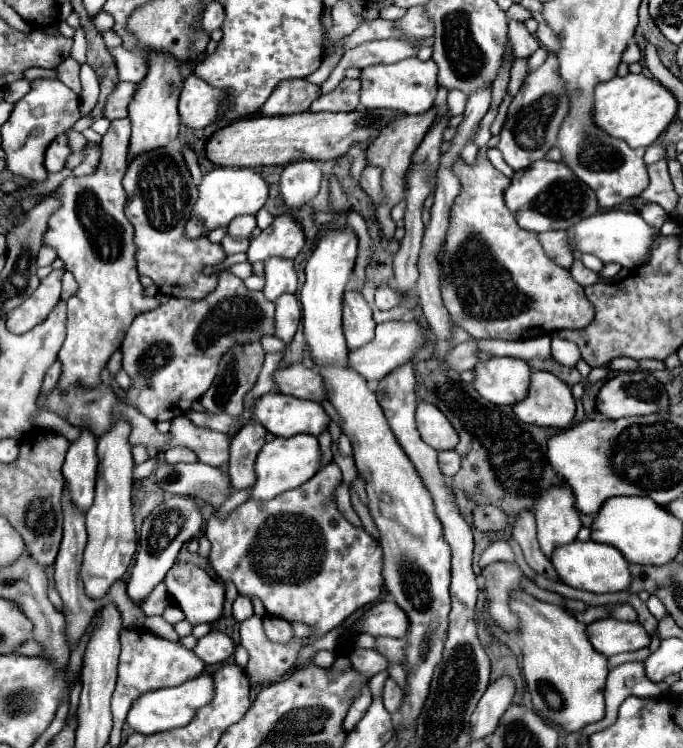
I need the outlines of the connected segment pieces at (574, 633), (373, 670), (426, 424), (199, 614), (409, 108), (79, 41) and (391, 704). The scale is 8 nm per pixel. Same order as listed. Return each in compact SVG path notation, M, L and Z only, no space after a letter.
M516 592L510 598L512 612L520 616L518 642L522 644L522 672L532 694L534 710L548 722L578 732L586 724L600 722L604 710L604 686L608 676L608 660L592 648L586 638L586 626L576 622L566 610L546 604L526 592Z
M354 650L350 654L350 662L352 668L356 668L358 672L362 670L370 678L388 668L388 660L378 650Z
M420 402L416 410L418 430L428 446L434 450L454 450L458 444L458 434L454 426L444 418L444 414L436 406L428 406L428 402Z
M174 564L164 582L192 626L222 618L226 600L224 584L210 578L202 568L194 564Z
M406 58L394 64L374 64L362 70L362 94L360 102L366 110L388 108L400 110L402 114L422 114L426 112L438 92L436 64L432 60L422 62L418 58Z
M82 27L76 28L73 40L74 43L71 49L71 57L82 65L87 60L87 39Z
M388 678L386 682L384 682L384 706L390 710L390 712L396 712L398 710L398 706L402 704L402 696L404 696L404 692L402 692L402 688L392 680L392 678Z

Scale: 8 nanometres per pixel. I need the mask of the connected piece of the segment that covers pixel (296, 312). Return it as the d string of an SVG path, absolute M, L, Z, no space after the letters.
M282 294L276 300L276 338L290 344L298 324L300 324L300 304L296 294Z

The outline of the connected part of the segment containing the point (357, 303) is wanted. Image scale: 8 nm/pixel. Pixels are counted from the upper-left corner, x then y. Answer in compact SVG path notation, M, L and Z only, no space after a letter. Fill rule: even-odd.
M346 290L342 302L342 324L348 350L356 350L372 340L374 334L374 318L372 308L364 300L360 290Z

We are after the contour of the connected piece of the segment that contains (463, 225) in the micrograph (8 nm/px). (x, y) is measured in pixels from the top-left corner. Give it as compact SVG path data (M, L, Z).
M478 156L476 158L478 162L474 166L468 166L464 164L462 160L456 162L454 170L456 174L460 176L462 180L462 194L456 198L454 206L452 206L452 218L450 218L450 228L448 228L448 238L446 238L446 244L444 244L444 250L440 252L440 266L442 266L442 296L444 296L444 306L448 308L450 316L452 316L452 322L456 322L458 328L466 330L472 338L502 338L502 340L528 340L528 338L536 338L536 336L546 336L546 334L552 334L556 330L580 330L580 328L586 328L592 320L594 320L594 308L590 304L590 300L586 298L584 294L584 288L572 278L570 270L562 268L562 266L556 266L556 262L550 262L550 258L544 254L540 242L538 242L538 234L536 232L528 232L528 230L522 230L518 224L516 224L516 216L506 208L506 202L504 202L504 190L510 186L510 180L500 172L496 170L488 158L484 156Z

